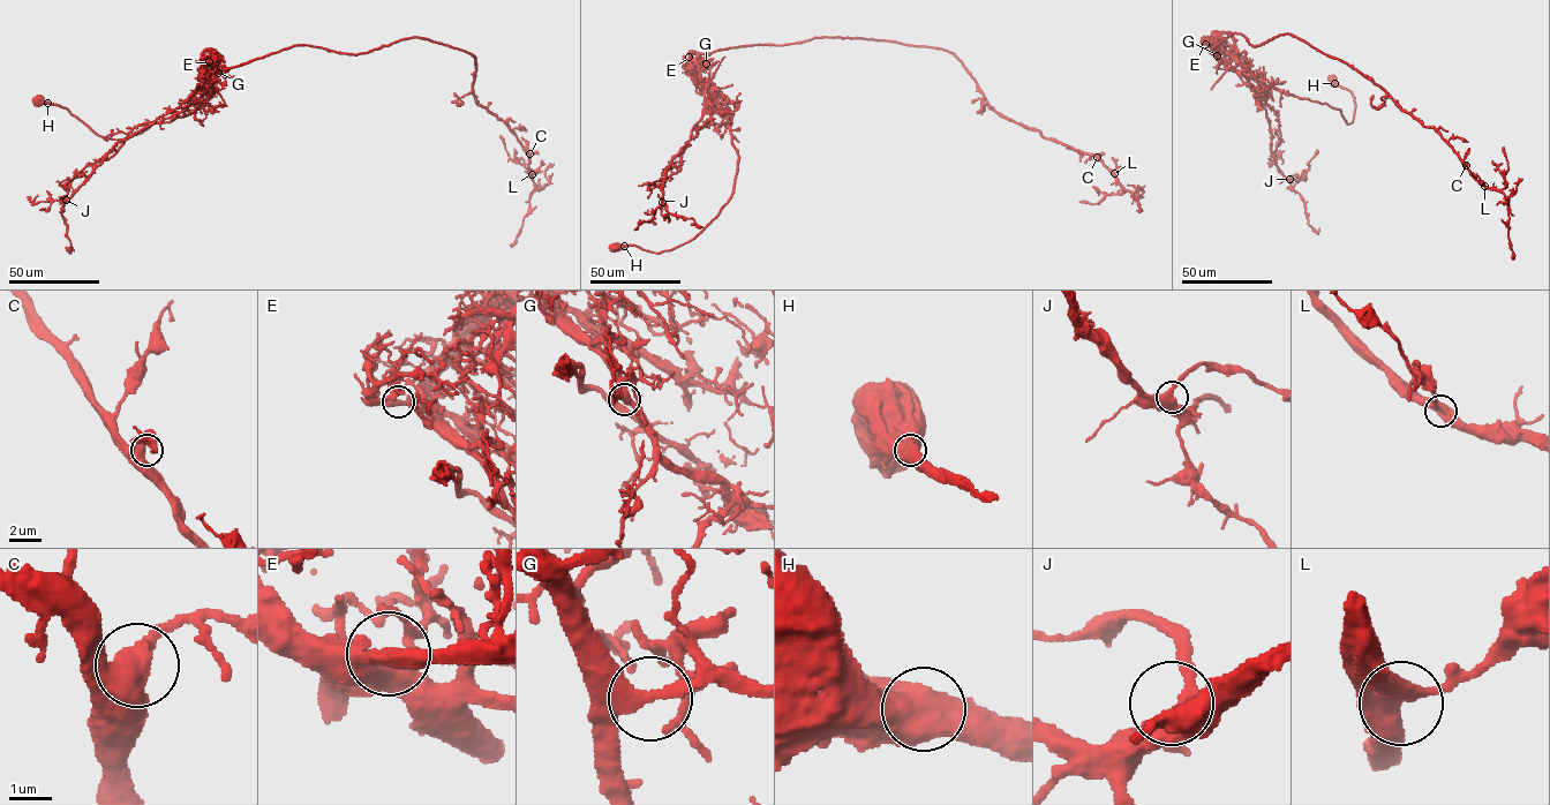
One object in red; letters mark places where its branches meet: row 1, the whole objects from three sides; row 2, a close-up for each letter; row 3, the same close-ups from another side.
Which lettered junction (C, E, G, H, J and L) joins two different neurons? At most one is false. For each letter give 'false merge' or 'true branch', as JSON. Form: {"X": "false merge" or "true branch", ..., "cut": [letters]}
{"C": "true branch", "E": "true branch", "G": "true branch", "H": "true branch", "J": "true branch", "L": "true branch", "cut": []}

